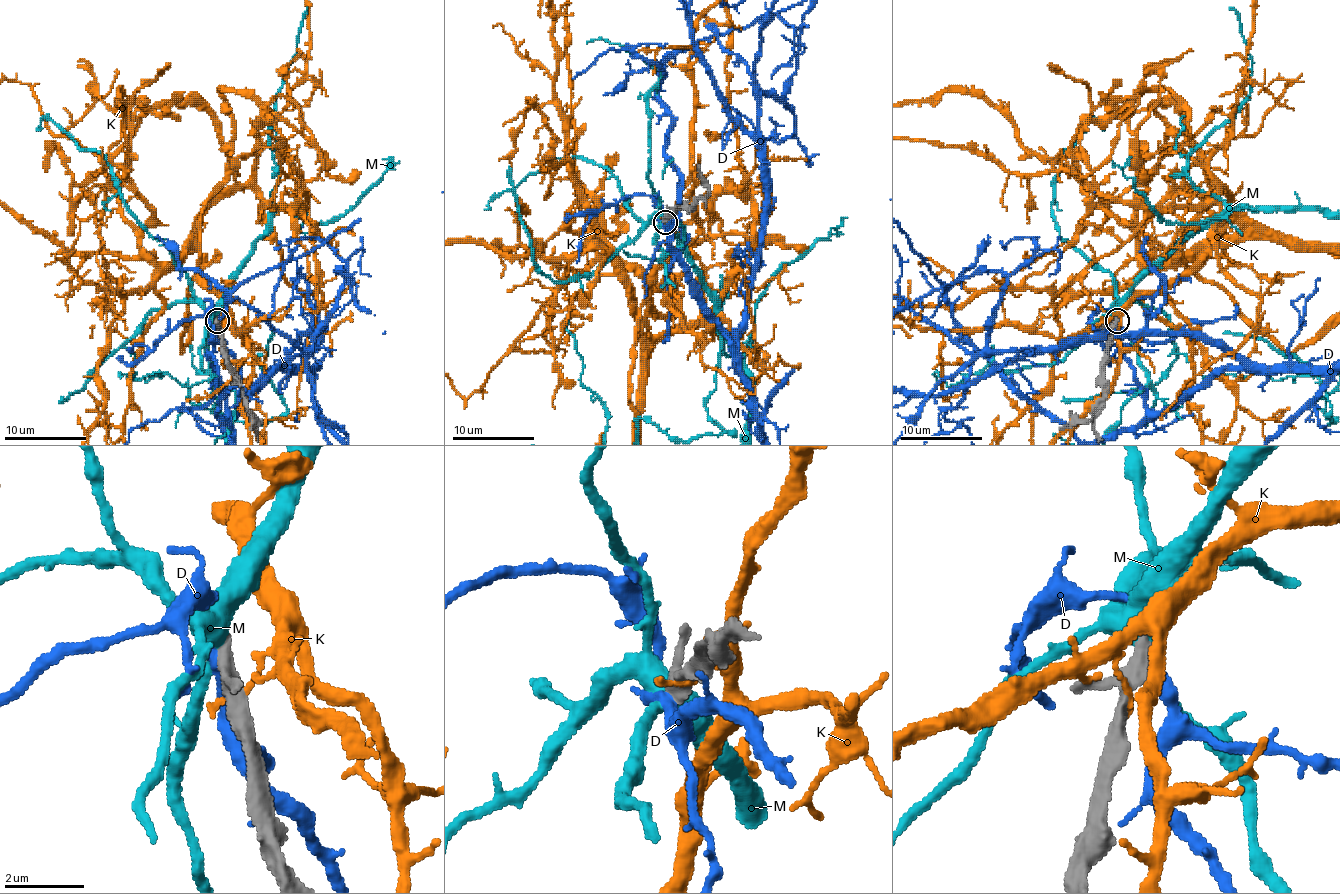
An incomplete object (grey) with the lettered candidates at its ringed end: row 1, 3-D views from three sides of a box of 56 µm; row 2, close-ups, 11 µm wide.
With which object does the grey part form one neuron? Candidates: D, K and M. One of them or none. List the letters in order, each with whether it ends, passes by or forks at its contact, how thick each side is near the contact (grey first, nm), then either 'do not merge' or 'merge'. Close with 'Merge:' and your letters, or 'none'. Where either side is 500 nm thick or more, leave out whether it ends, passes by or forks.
D: it passes by; calibres 320 and 320 nm; do not merge
K: it ends; calibres 320 and 170 nm; do not merge
M: it passes by; calibres 400 and 440 nm; do not merge
Merge: none

